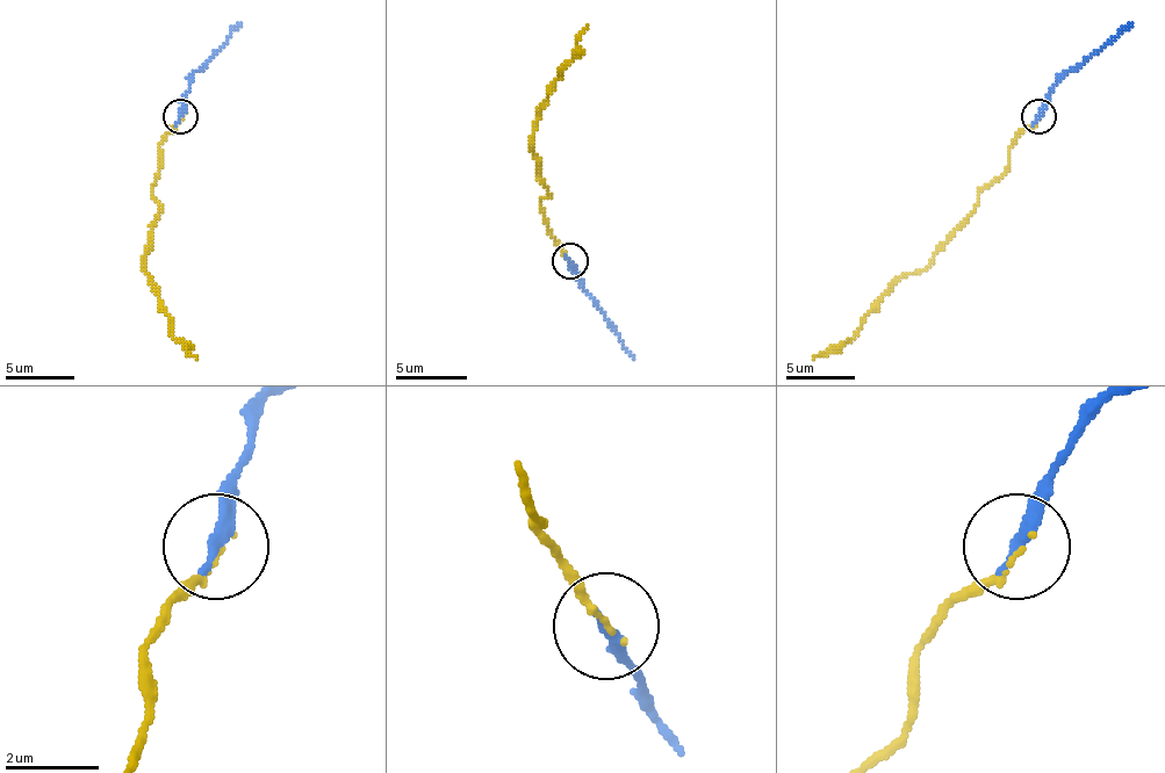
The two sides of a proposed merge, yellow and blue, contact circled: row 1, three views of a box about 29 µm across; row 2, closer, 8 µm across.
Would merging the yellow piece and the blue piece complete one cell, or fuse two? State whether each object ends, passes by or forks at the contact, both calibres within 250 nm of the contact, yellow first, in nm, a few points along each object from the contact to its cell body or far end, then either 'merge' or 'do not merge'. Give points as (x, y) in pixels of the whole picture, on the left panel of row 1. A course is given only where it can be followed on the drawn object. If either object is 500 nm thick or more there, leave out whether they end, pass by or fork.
yellow ends | blue ends | 110/300 nm | yellow via (179, 118), (158, 146), (158, 167), (152, 194), (158, 211), (145, 273), (169, 318), (169, 332), (196, 359) | blue via (179, 116), (189, 78), (241, 23) | merge

